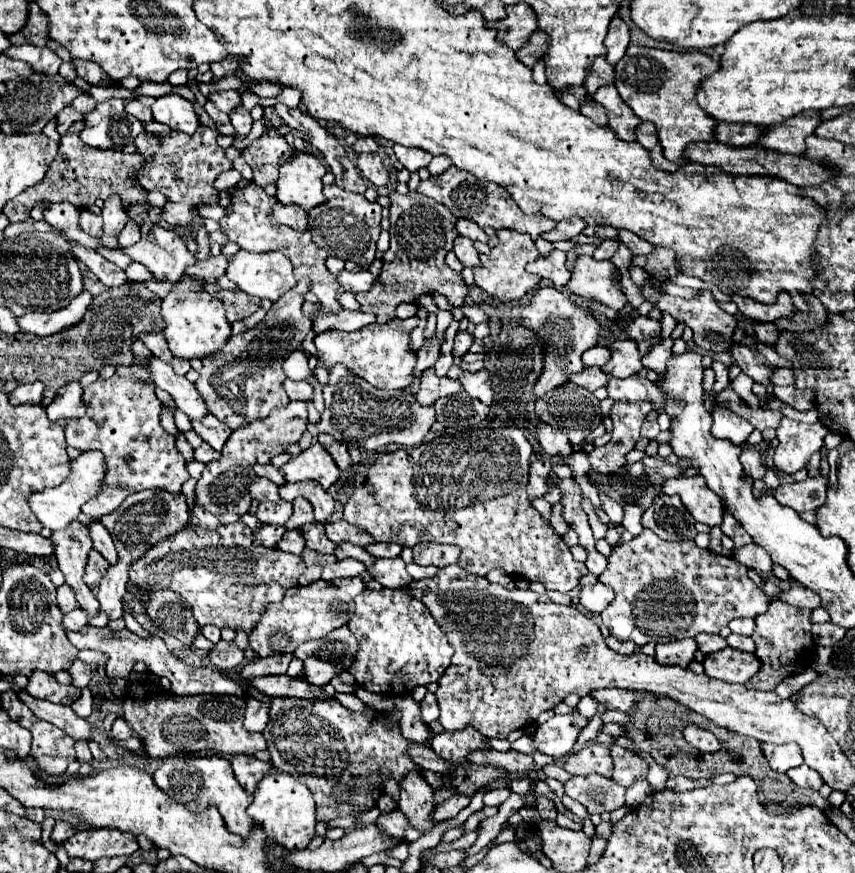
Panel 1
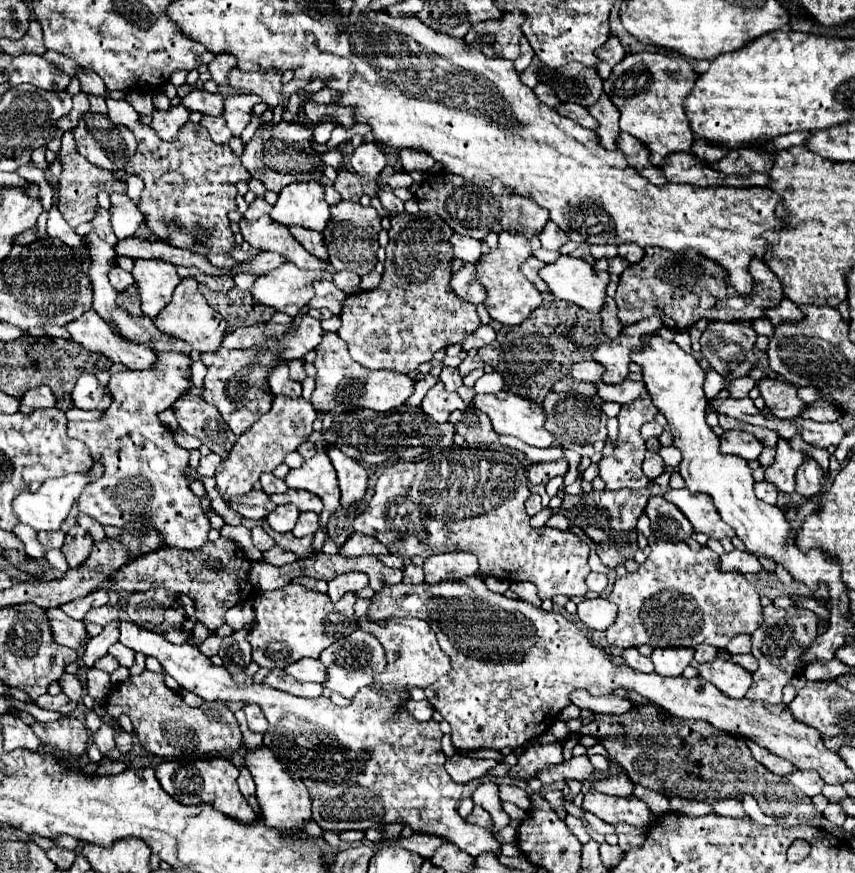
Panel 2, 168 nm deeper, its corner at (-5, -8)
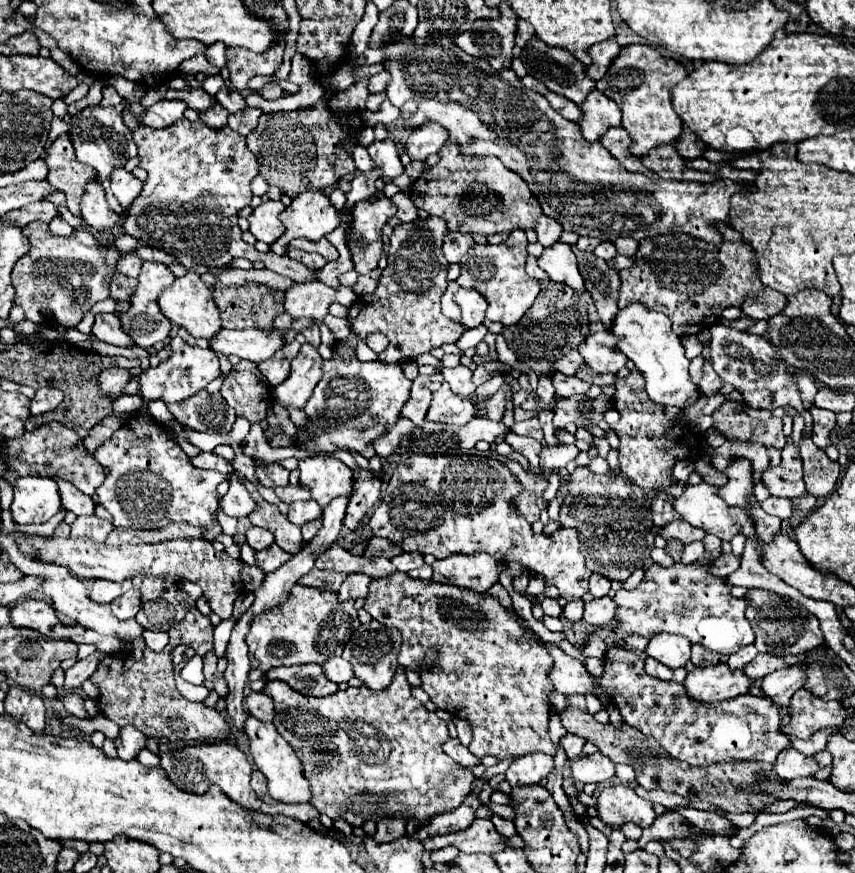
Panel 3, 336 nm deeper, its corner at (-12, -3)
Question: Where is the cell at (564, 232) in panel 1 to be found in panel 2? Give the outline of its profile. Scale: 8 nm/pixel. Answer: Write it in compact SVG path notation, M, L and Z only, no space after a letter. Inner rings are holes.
M547 222L547 226L541 230L541 234L539 234L539 240L541 240L541 246L545 248L545 250L557 250L557 248L561 248L569 238L567 238L567 234L555 224L555 222Z

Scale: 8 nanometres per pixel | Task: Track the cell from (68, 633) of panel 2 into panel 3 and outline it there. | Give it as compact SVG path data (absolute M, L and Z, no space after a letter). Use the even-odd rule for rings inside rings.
M26 599L12 607L12 621L22 627L38 629L44 635L50 635L50 629L60 623L52 605L40 599Z

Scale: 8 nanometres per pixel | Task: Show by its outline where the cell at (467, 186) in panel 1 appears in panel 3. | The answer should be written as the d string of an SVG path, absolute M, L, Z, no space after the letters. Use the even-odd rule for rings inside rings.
M454 143L440 149L440 163L426 169L412 185L412 201L428 215L438 215L448 223L448 231L460 233L510 233L514 229L534 229L542 207L530 193L526 181L506 169L496 157L468 157ZM464 187L482 187L480 191L464 191Z

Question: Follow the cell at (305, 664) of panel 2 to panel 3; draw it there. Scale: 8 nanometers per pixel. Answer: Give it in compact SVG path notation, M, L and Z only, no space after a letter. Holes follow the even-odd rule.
M332 657L330 661L324 661L322 669L324 669L326 677L334 683L344 683L344 681L350 681L354 677L352 665L348 661L344 661L342 657Z

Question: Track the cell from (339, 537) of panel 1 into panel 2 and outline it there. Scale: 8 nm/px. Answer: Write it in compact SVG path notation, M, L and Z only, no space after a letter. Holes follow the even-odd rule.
M351 534L351 538L345 542L345 546L339 550L339 554L343 556L365 556L365 554L371 554L371 556L379 556L379 554L387 554L389 550L377 540L377 538L371 538L371 536L363 536L363 534Z

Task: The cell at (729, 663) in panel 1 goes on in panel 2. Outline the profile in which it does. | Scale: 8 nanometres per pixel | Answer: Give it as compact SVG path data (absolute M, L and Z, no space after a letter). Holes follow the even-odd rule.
M717 658L709 664L701 664L697 672L699 678L711 682L717 690L727 694L729 698L743 698L753 682L751 674L745 668L741 668L735 662L727 662L723 658Z

